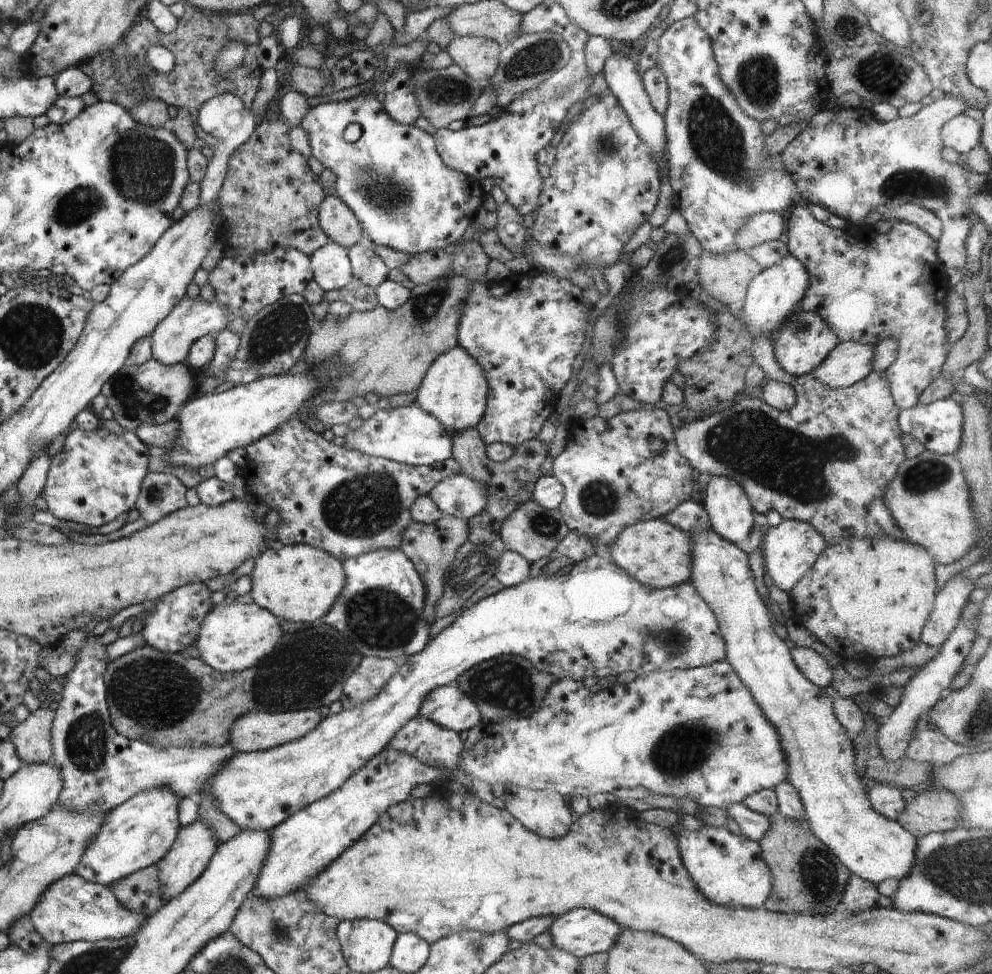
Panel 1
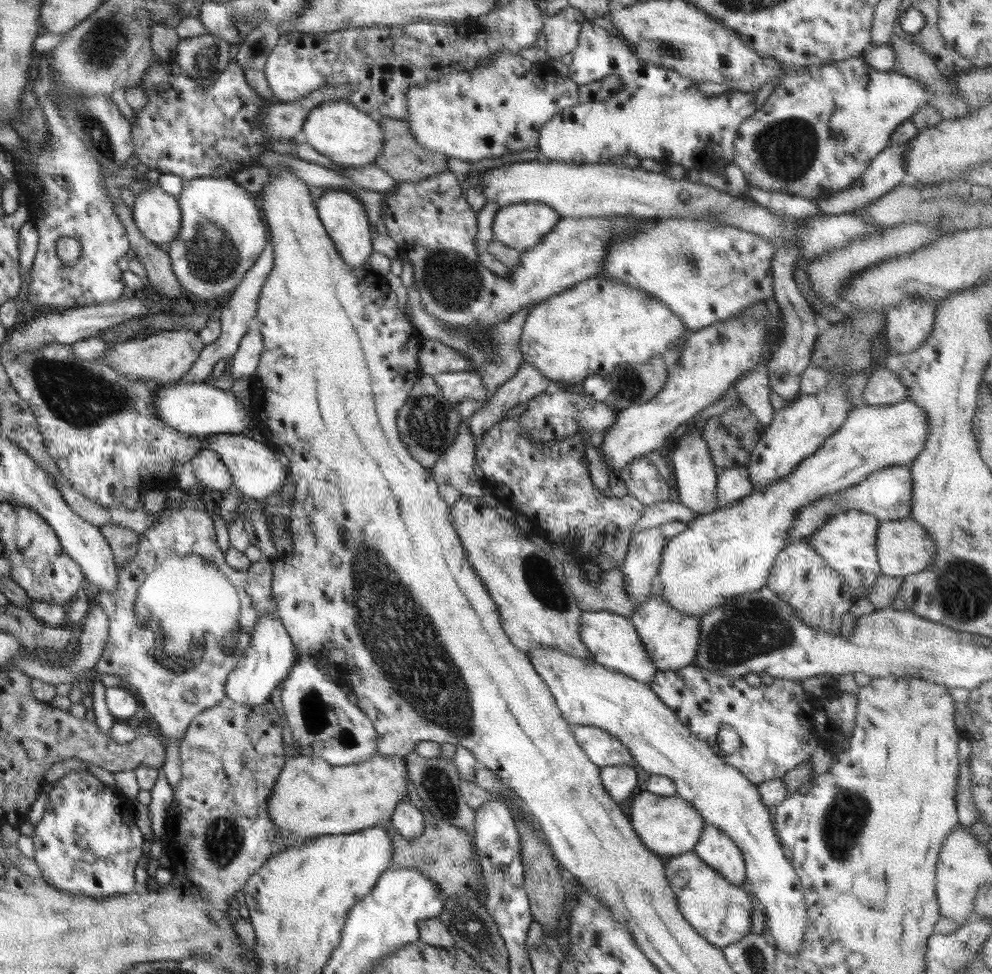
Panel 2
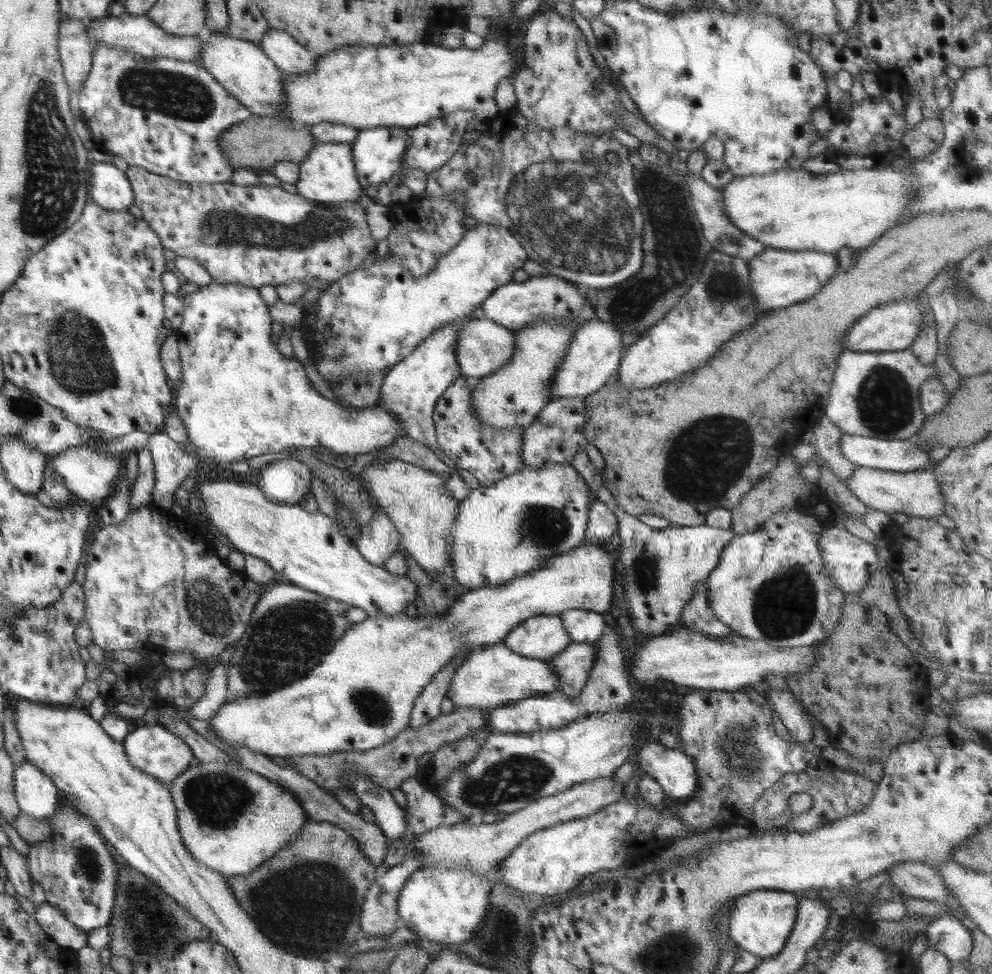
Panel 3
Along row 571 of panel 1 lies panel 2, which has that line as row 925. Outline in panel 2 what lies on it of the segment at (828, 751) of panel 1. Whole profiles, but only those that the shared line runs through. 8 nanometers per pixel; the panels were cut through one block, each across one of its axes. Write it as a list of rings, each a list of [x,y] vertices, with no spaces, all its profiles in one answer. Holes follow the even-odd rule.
[[[693,851],[670,857],[665,864],[665,875],[669,880],[670,888],[675,892],[677,904],[683,918],[694,927],[694,930],[700,936],[703,936],[714,946],[724,948],[751,932],[753,906],[750,896],[742,886],[736,886],[736,884],[728,882],[724,876],[708,866]]]

